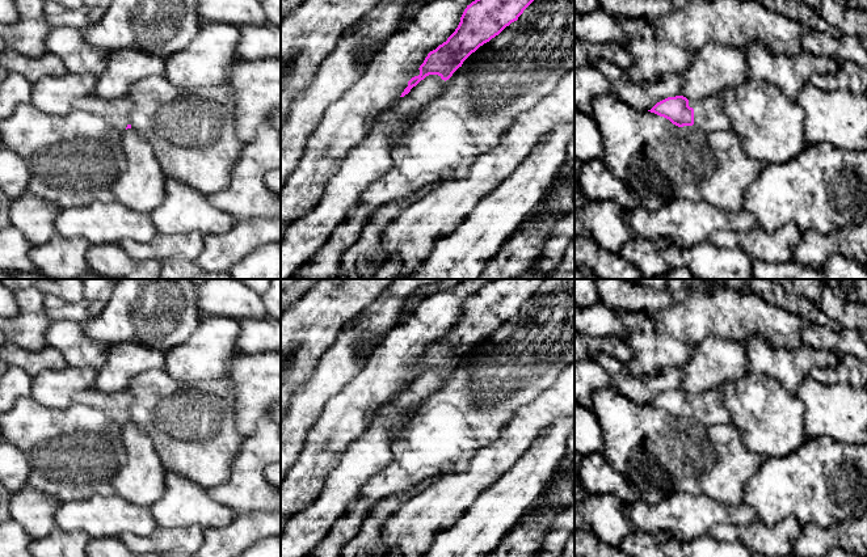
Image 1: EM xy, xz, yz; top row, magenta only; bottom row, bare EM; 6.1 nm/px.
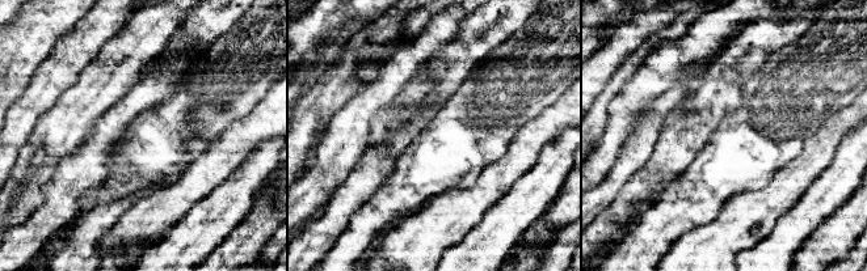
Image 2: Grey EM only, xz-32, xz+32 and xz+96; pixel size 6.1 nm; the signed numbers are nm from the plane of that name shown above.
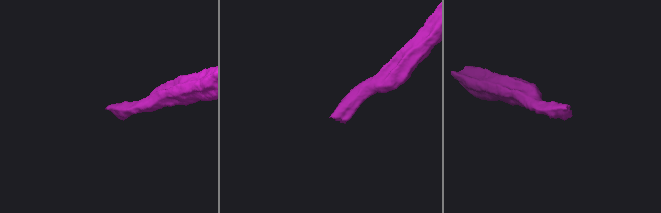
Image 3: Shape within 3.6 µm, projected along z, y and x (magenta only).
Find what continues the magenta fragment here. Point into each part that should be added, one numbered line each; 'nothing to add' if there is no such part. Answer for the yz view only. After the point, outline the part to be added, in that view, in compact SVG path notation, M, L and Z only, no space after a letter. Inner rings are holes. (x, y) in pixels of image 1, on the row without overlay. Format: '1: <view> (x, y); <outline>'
1: yz (708, 409); M716 389L695 394L689 393L689 400L694 402L693 419L707 427L717 423L731 423L731 413L727 410Z

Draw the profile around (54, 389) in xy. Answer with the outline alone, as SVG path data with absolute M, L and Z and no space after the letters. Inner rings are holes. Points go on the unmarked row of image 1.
M66 367L62 371L46 371L31 380L30 397L51 409L66 409L73 404L73 394L93 389L97 370Z

